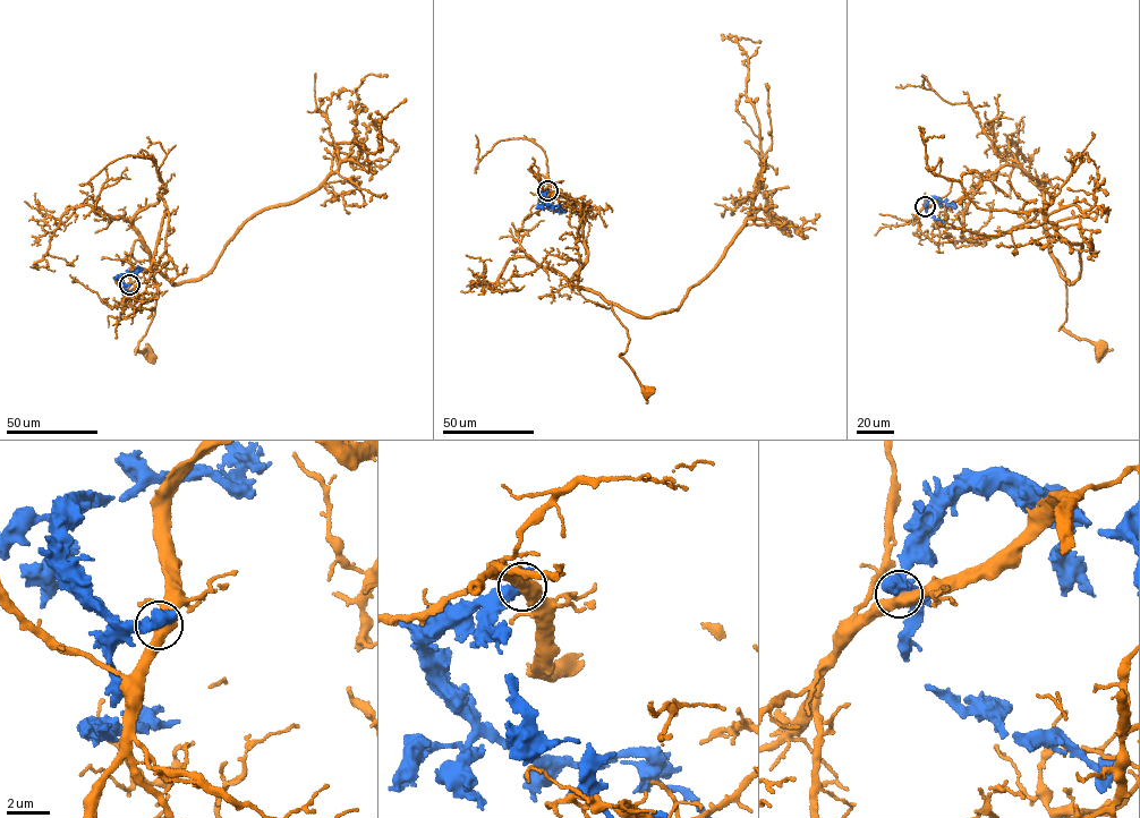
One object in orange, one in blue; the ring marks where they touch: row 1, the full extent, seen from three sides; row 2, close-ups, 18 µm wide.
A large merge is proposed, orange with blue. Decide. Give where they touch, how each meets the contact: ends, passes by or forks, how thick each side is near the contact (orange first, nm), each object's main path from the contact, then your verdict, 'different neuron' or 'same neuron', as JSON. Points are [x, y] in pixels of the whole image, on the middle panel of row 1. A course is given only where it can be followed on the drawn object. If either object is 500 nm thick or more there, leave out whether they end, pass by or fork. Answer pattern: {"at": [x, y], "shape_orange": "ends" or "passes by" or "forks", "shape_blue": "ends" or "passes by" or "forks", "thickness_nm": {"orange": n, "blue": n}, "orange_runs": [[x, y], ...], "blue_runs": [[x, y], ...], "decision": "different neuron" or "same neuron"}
{"at": [547, 190], "thickness_nm": {"orange": 550, "blue": 800}, "orange_runs": [[547, 190], [584, 215], [588, 254], [573, 284], [611, 305], [630, 339], [619, 356], [646, 391]], "blue_runs": [[547, 190], [539, 198], [559, 209]], "decision": "different neuron"}

